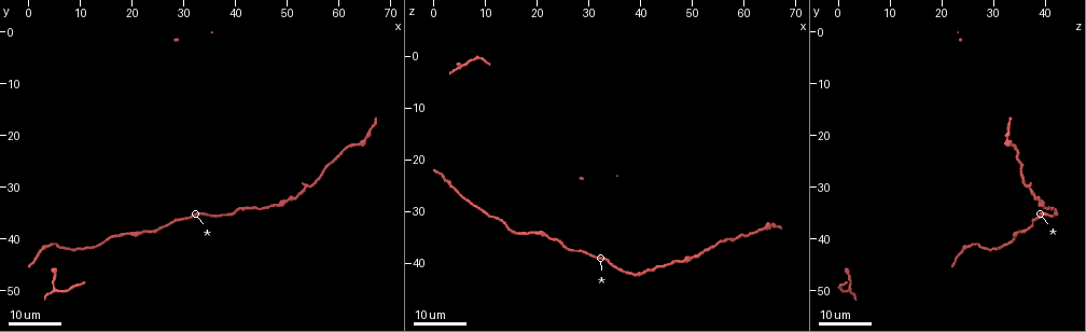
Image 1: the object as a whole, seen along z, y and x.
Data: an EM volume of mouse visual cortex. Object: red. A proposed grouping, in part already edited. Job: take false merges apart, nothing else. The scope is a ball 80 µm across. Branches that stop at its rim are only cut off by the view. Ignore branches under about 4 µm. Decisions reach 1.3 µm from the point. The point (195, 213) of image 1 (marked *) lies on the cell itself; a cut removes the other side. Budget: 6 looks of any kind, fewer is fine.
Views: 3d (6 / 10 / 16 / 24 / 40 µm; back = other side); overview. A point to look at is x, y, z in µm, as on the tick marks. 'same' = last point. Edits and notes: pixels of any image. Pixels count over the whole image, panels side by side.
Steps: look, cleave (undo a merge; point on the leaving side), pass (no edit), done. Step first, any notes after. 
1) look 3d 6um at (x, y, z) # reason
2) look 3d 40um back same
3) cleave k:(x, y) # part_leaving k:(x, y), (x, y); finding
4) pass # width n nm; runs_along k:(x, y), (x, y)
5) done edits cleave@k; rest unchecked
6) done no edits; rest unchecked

look 3d 16um at (63.0, 21.5, 33.5) # sudden change in width

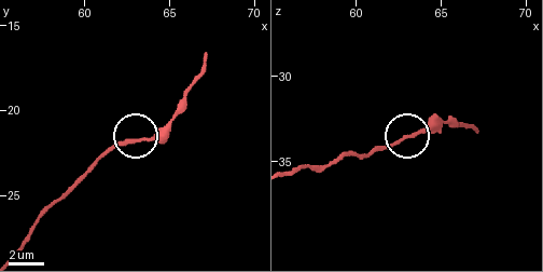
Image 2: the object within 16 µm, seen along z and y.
look 3d 6um at (63.4, 21.7, 33.5)

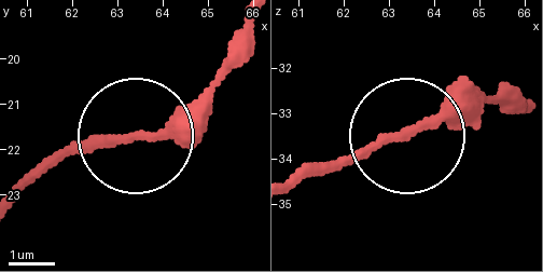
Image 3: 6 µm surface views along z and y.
look 3d 6um back at (63.50, 21.70, 33.40)

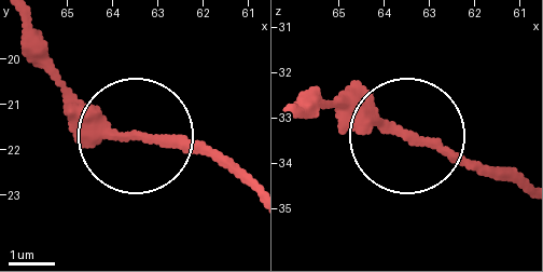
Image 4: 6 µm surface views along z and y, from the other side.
pass # width 220 nm; runs_along 4:(524, 190), (319, 93); continuous, no second cell

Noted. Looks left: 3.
look 3d 24um at (53.5, 30.0, 37.0) # calibre changes

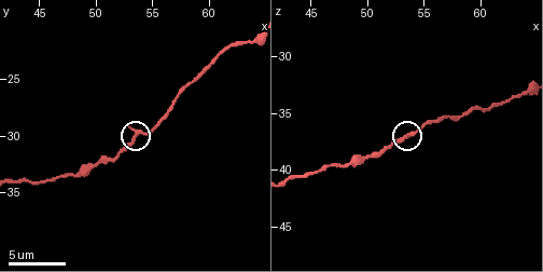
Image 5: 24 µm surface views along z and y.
look 3d 6um at (53.8, 29.8, 37.2)

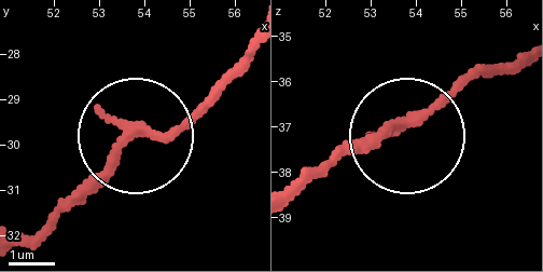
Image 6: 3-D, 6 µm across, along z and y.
look 3d 6um back at (53.75, 29.70, 36.95)

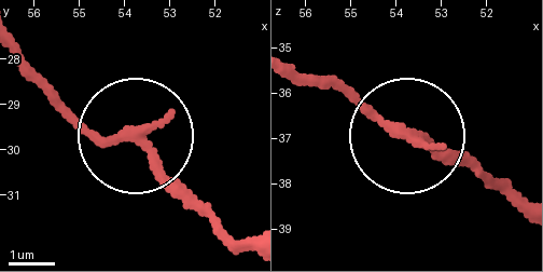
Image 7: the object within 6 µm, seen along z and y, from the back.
pass # runs_along 7:(523, 200), (394, 134), (329, 83); one cell here

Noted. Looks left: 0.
done no edits; rest unchecked

